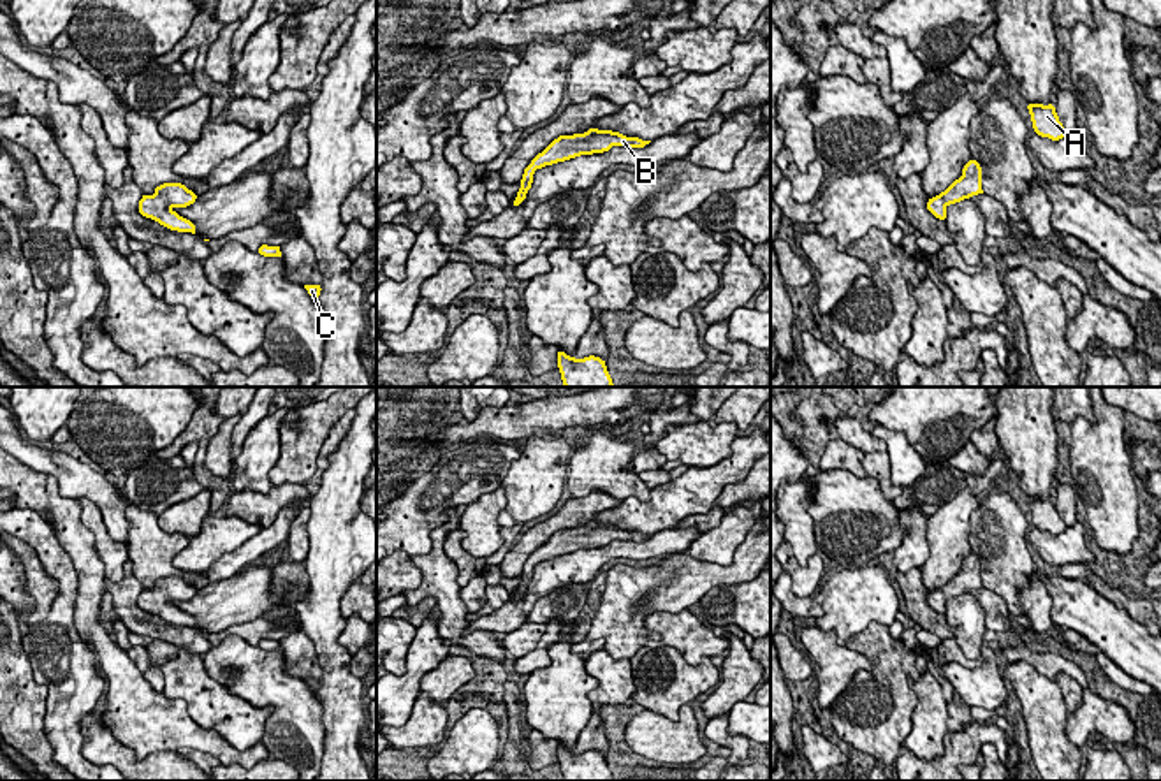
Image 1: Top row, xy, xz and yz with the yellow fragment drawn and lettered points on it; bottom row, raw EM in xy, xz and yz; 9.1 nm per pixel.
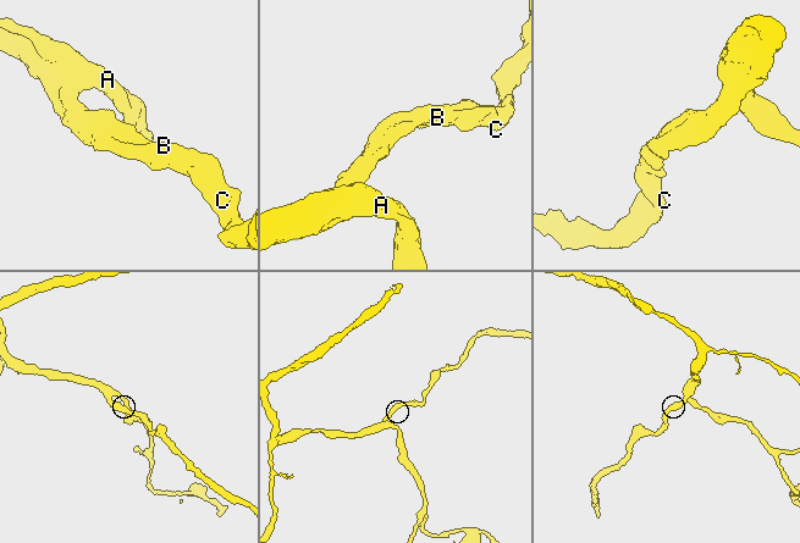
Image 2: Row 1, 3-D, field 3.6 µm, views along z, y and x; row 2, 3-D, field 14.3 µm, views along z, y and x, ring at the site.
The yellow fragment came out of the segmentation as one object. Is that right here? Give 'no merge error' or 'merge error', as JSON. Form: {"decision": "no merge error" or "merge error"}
{"decision": "no merge error"}

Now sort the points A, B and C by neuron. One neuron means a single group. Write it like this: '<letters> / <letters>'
A B C

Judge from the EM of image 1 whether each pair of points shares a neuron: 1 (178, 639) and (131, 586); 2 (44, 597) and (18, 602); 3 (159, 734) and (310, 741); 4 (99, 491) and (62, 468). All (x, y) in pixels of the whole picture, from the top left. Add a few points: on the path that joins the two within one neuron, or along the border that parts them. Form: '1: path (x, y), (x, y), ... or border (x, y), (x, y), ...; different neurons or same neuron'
1: path (160, 630), (148, 625), (131, 604); same neuron
2: border (18, 562), (32, 598), (32, 611), (21, 618); different neurons
3: border (261, 743), (271, 757); different neurons
4: path (90, 484), (78, 481), (71, 474); same neuron

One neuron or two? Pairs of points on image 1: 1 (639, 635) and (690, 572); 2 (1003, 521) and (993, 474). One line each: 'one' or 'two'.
1: one
2: two

